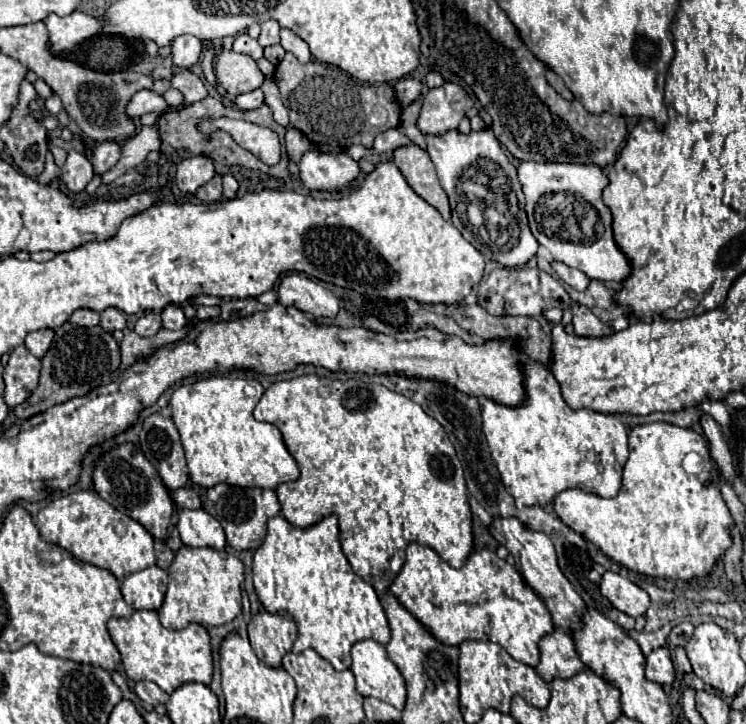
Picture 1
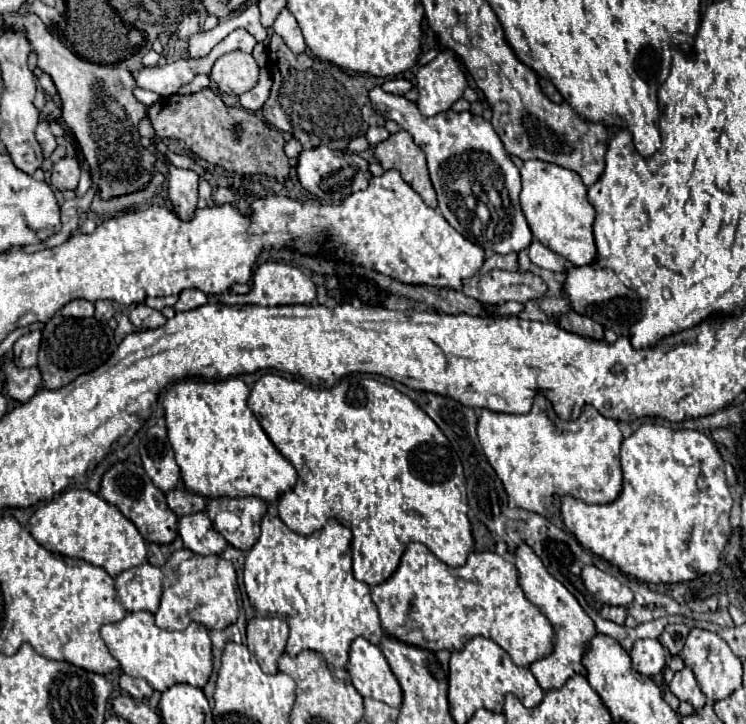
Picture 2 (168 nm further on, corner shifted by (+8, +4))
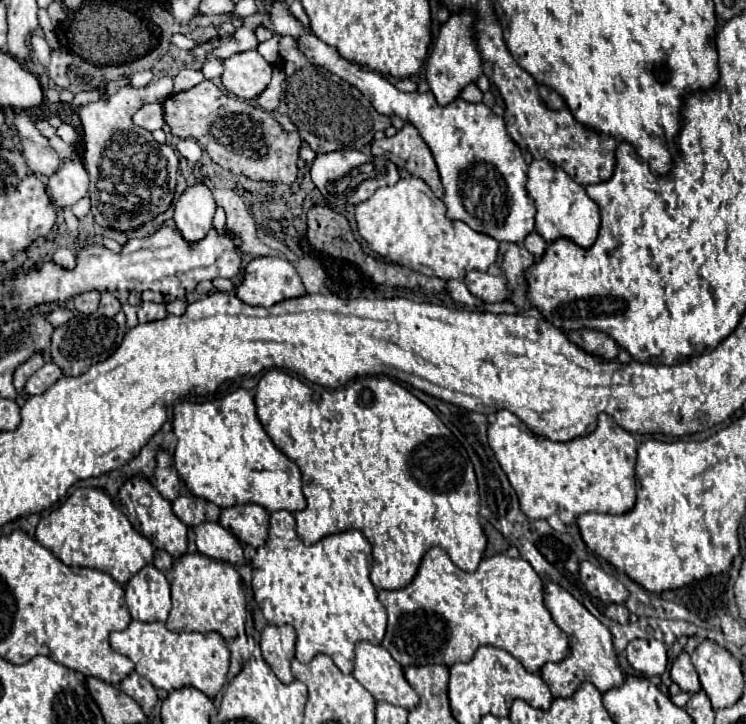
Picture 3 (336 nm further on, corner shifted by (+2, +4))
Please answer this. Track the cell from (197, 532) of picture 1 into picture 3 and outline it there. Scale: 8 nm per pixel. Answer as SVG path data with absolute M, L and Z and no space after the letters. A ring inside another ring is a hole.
M205 523L193 531L195 531L195 543L197 543L199 553L217 561L227 561L231 565L249 563L243 555L239 541L219 523Z

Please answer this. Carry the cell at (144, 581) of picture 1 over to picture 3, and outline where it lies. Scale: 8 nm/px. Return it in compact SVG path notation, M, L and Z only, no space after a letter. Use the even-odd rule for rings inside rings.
M147 565L125 585L125 603L135 621L165 621L171 611L169 581L155 565Z

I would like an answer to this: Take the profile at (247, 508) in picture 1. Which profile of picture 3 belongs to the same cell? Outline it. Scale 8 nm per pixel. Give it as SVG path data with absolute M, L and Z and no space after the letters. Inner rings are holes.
M235 505L221 511L219 523L239 541L261 547L269 535L269 513L259 505Z

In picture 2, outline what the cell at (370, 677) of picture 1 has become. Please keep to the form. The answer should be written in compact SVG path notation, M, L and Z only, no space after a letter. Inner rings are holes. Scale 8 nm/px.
M357 637L349 649L347 671L351 675L351 683L363 697L373 697L391 707L401 705L401 687L377 645Z

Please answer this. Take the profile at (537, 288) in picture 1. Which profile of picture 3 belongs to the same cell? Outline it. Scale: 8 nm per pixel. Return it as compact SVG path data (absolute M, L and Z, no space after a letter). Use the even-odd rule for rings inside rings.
M469 271L463 279L471 295L479 297L485 303L497 303L505 301L509 297L509 291L505 287L503 275L491 275L491 273L481 273L481 271Z

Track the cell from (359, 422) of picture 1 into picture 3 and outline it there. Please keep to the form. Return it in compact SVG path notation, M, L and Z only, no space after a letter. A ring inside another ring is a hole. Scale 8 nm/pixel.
M271 369L259 379L257 393L255 393L255 405L257 405L257 417L263 425L263 429L267 431L267 435L271 437L271 441L275 443L275 447L281 449L301 469L303 495L307 499L307 507L303 511L295 513L295 521L297 521L297 535L301 537L301 541L305 545L313 545L333 533L341 533L341 531L349 531L349 529L361 531L373 547L375 561L373 561L373 569L371 569L371 581L377 589L403 589L405 585L409 585L419 569L423 555L431 547L441 547L443 551L447 551L451 561L463 571L477 569L479 561L483 559L487 539L485 539L485 533L479 523L479 491L477 491L477 479L475 479L471 459L459 441L455 447L455 435L441 423L441 419L423 401L419 401L413 393L409 393L405 387L391 381L389 377L363 377L355 383L349 383L347 387L341 387L339 391L337 389L321 389L321 387L309 387L285 371Z

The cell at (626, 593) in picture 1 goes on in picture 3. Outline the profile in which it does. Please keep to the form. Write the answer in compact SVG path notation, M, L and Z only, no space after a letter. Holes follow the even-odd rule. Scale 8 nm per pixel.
M589 561L579 563L579 579L585 585L587 593L593 597L605 601L605 603L625 603L629 591L611 575L607 575L603 569L595 567Z

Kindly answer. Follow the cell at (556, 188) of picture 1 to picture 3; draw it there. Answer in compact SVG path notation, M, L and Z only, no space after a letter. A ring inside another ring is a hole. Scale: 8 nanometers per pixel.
M547 159L533 161L527 171L527 191L537 207L535 231L539 231L545 241L569 237L581 247L591 247L591 243L595 243L599 231L599 207L595 207L595 201L587 197L585 189L575 183L561 167L555 167Z

